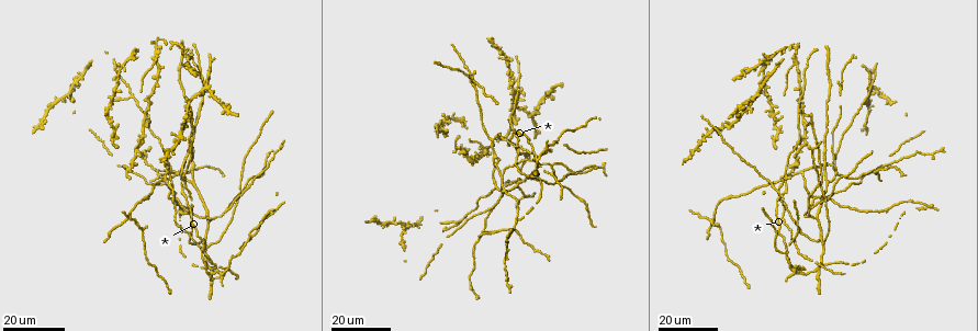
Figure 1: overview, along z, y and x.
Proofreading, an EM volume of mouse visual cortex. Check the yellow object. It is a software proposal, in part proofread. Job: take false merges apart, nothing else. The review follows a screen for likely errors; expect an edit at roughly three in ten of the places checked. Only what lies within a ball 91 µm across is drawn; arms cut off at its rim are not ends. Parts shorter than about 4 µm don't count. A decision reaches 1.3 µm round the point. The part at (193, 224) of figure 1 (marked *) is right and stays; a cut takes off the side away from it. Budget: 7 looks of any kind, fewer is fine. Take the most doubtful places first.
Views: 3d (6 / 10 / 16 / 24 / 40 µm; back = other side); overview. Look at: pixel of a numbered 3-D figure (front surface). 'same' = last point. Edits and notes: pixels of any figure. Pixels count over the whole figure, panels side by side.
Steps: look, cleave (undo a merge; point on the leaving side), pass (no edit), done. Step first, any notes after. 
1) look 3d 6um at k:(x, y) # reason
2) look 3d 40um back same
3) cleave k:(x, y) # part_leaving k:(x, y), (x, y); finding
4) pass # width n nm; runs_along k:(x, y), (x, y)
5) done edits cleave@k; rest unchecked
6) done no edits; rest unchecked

look 3d 24um at 1:(501, 177) # four-way junction

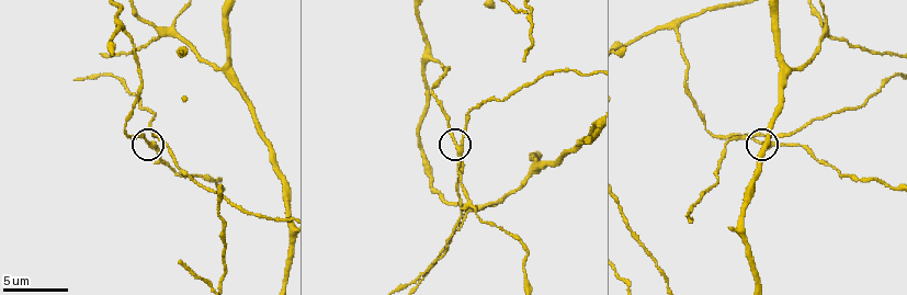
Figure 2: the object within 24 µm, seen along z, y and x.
look 3d 6um at 2:(461, 155)

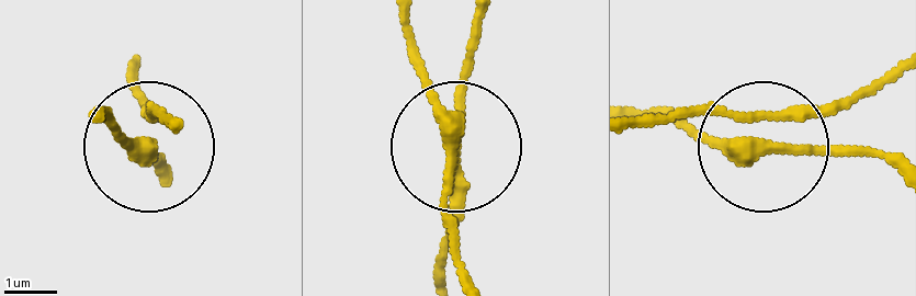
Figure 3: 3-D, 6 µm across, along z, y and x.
pass # arms 4; runs_along 3:(635, 124), (714, 111), (779, 150), (893, 150); all the same neuron

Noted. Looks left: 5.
look 3d 16um at 1:(797, 271) # four or more arms meet

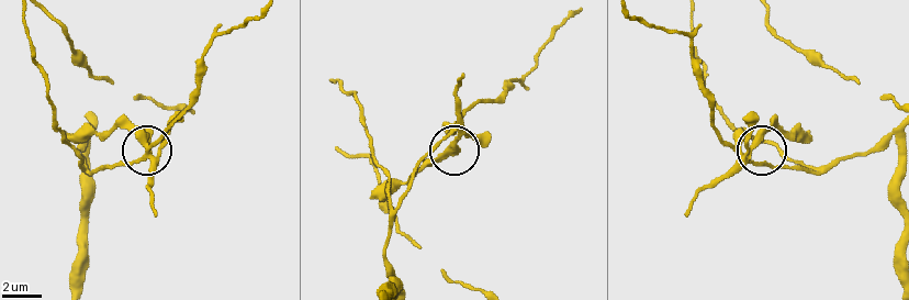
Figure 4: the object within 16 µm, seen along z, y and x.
look 3d 10um at 4:(754, 145)

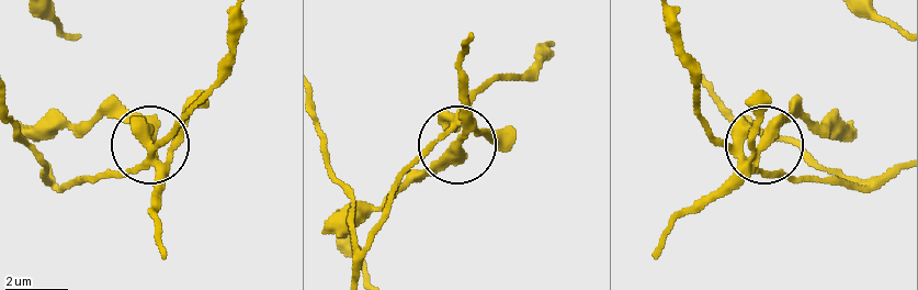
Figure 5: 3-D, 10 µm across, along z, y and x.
cleave 5:(490, 134) # a second neuron is stuck on

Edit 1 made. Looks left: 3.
look overview

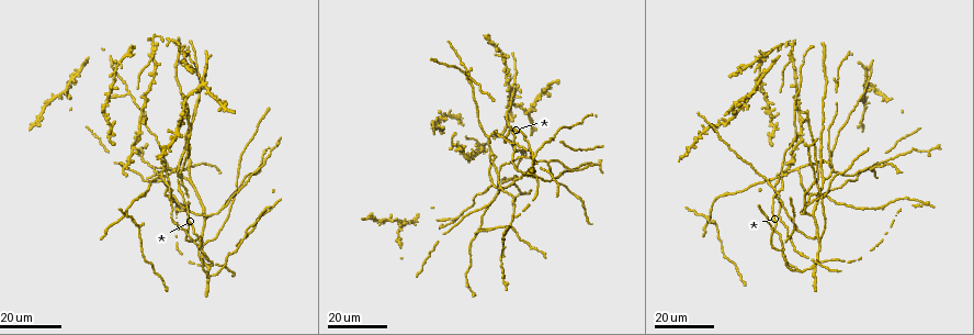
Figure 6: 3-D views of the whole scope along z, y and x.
look 3d 16um at 6:(863, 96) # arms part here

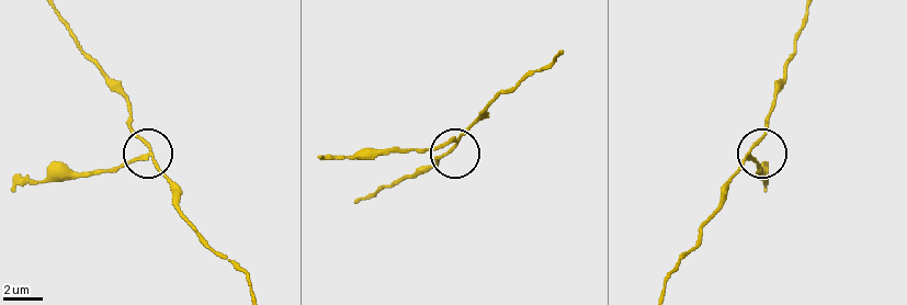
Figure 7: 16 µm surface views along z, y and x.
look 3d 6um at 7:(144, 155) # closer look

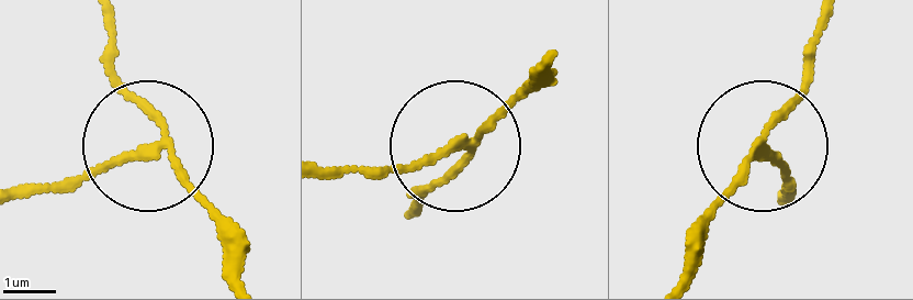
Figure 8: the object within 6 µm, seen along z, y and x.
cleave 8:(86, 178) # side_arm 8 um; part_leaving 8:(150, 142), (23, 186); a second neuron is stuck on

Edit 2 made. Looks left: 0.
done edits cleave@5, cleave@8; rest unchecked

